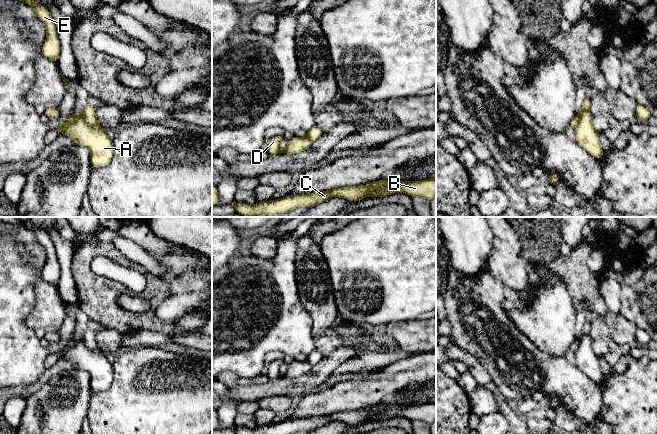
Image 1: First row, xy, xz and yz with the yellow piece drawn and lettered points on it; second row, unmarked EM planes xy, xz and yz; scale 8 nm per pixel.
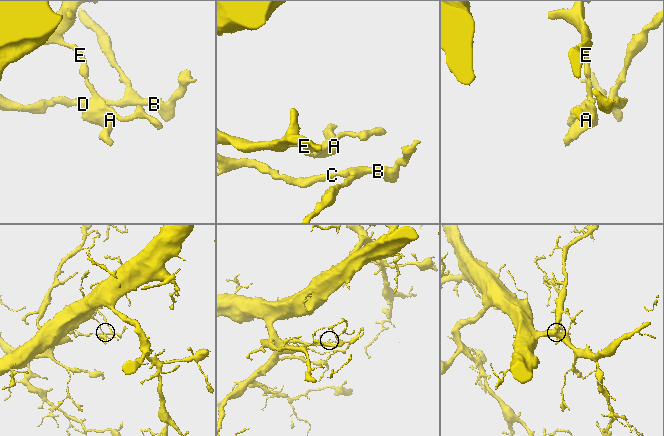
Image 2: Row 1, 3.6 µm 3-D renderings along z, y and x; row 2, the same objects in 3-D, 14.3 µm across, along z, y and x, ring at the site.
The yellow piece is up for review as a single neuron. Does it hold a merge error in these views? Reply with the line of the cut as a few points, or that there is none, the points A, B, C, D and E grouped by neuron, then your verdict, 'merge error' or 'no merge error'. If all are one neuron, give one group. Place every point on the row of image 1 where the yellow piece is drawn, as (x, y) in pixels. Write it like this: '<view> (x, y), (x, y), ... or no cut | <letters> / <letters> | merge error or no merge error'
xy (82, 115), (89, 125), (100, 127) | A D / B C E | merge error

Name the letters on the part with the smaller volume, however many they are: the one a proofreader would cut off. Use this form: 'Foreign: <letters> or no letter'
Foreign: A, D

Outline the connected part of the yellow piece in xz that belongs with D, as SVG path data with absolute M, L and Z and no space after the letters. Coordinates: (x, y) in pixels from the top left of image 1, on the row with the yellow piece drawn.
M278 135L266 140L267 151L270 155L278 155L278 154L294 155L308 149L312 145L312 141L307 137L294 136L288 140L288 145L286 149L284 151L281 151L280 142L282 141L282 139L283 135Z

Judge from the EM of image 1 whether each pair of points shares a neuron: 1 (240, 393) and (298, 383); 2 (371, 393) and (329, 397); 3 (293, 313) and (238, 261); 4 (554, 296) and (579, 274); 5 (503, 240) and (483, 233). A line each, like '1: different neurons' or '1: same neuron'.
1: same neuron
2: same neuron
3: same neuron
4: different neurons
5: different neurons

